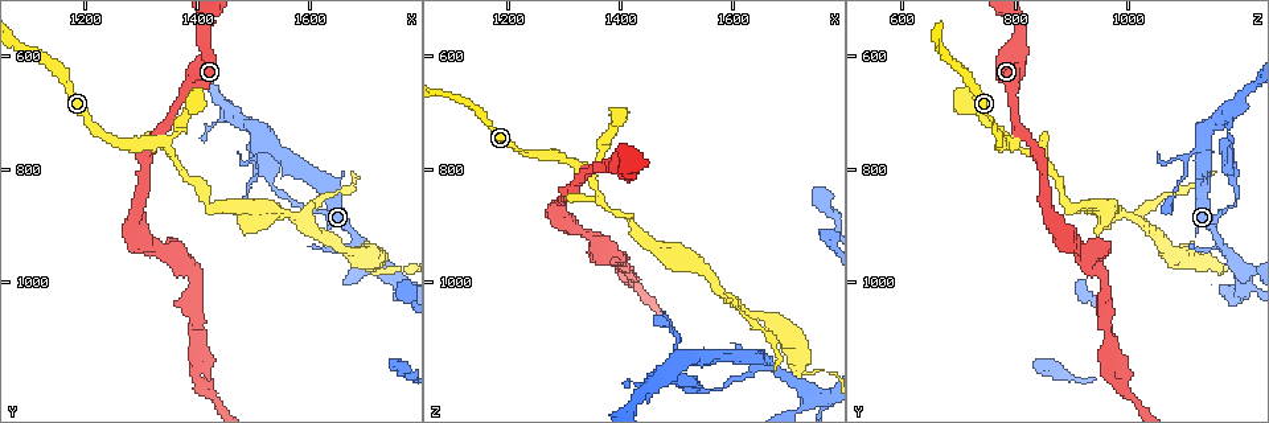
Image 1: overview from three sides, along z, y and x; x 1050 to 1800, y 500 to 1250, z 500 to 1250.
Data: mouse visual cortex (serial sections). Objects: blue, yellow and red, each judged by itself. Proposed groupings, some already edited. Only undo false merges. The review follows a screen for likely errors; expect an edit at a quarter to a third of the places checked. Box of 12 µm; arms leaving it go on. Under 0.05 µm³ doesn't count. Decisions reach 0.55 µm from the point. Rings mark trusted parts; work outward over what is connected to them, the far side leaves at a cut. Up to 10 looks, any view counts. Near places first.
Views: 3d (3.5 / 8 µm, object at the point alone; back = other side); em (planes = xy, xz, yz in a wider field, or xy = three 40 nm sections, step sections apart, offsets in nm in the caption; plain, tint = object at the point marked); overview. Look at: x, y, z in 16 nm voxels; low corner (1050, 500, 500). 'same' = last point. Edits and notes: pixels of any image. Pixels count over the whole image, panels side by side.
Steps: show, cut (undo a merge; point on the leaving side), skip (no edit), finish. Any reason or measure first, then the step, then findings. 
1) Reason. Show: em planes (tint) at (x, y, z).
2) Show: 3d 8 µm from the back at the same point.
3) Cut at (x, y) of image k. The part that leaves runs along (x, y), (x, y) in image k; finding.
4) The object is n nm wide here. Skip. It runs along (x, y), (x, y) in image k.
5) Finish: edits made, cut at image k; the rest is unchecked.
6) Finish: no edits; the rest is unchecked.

Sudden change in width. Show: 3d 3.5 µm at (1505, 785, 1100).

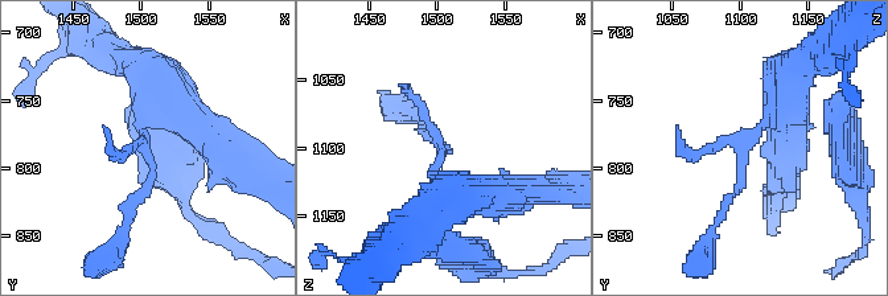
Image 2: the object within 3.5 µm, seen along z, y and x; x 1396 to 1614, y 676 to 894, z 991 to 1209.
Need the tissue. Show: em xy step 2 (tint) at (1504, 784, 1106).

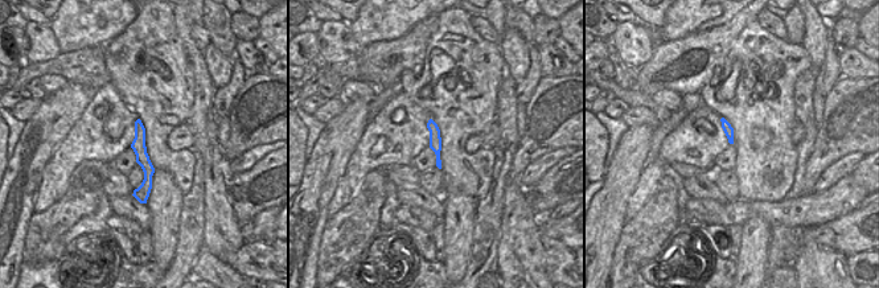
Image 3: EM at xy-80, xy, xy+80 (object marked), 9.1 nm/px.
The object is 120 nm wide here. Skip. It runs along (782, 97), (744, 146), (741, 183), (720, 218) in image 2; all the same cell.

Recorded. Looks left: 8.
Show: 3d 3.5 µm from the back at (1560, 850, 1195).

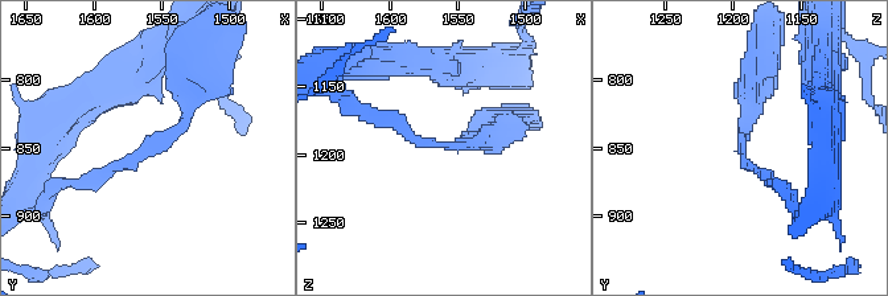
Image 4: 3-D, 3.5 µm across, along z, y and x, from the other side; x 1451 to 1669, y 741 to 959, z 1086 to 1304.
The arms are 150, 200 nm wide; need the tissue. Show: em xy step 2 (tint) at (1560, 852, 1192).

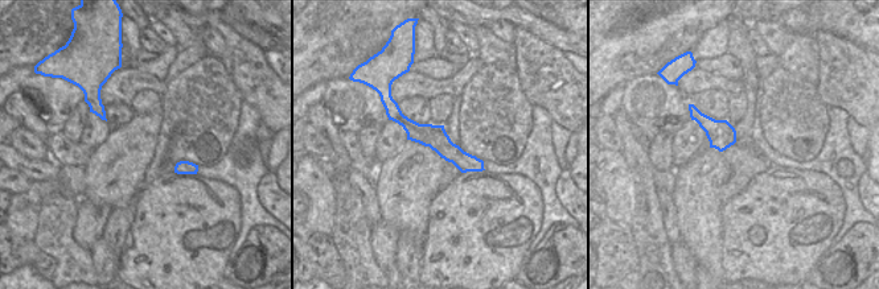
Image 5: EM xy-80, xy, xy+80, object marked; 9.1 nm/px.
Skip. One cell here.

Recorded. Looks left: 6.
A fork. Show: 3d 3.5 µm at (1590, 895, 1025).

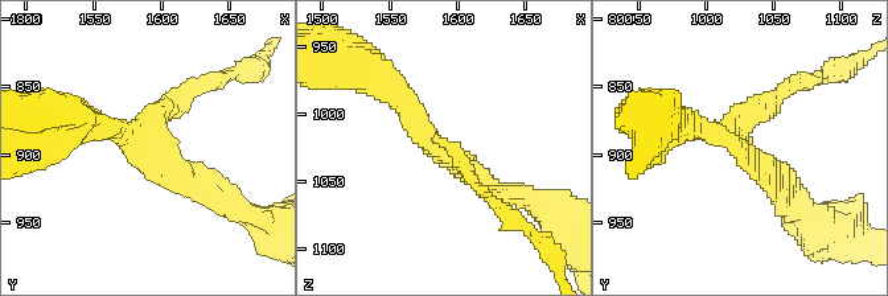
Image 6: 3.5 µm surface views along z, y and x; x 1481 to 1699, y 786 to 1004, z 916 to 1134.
Show: em planes (tint) at (1588, 894, 1028).

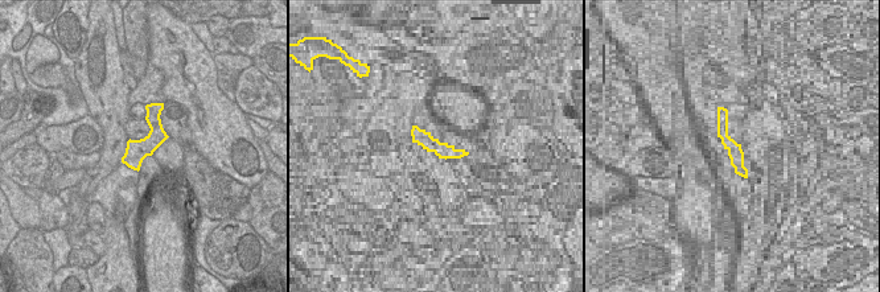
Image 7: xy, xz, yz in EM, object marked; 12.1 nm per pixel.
Skip. It runs along (389, 91), (457, 167), (506, 190) in image 6; one cell here.

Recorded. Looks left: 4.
Abrupt turn. Show: 3d 3.5 µm at (1715, 980, 1165).

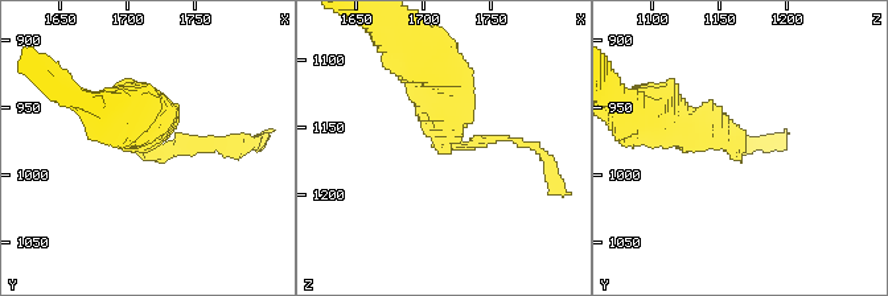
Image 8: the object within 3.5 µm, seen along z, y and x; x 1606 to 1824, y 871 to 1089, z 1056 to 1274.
Skip. It runs along (131, 116), (159, 153), (233, 146) in image 8; all the same cell.

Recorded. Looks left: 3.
Finish: no edits; the rest is unchecked.

